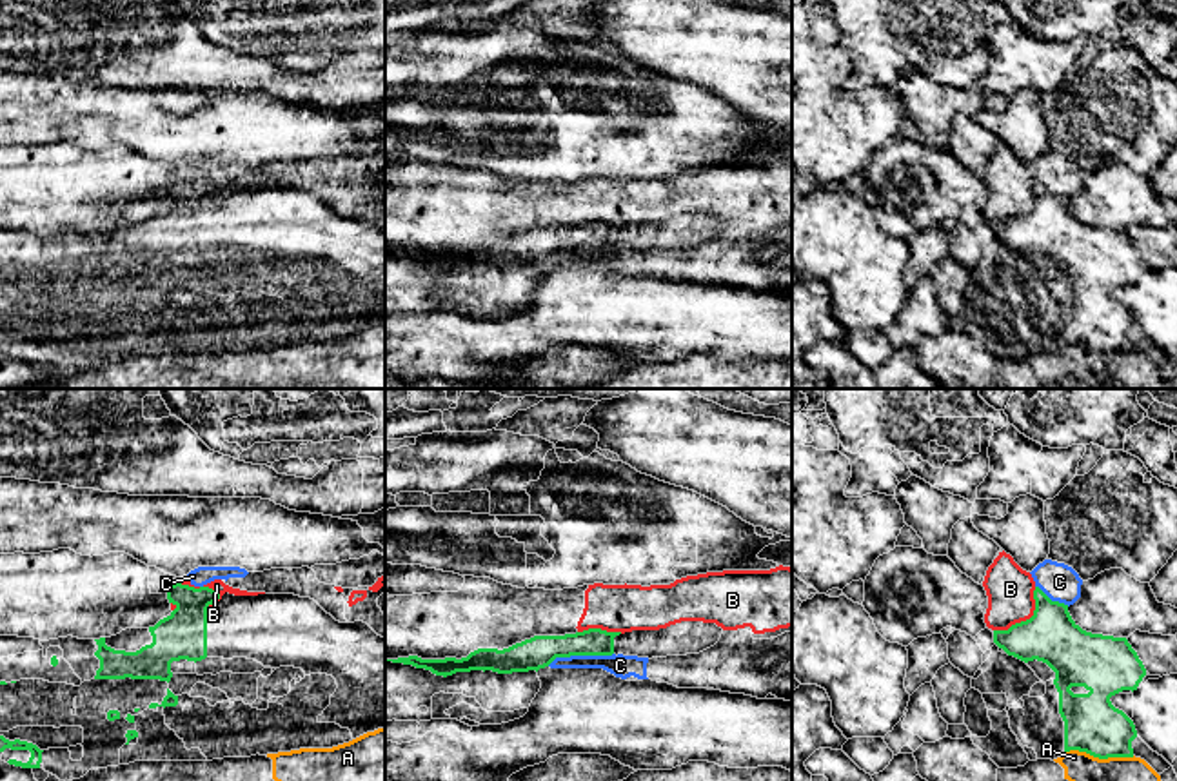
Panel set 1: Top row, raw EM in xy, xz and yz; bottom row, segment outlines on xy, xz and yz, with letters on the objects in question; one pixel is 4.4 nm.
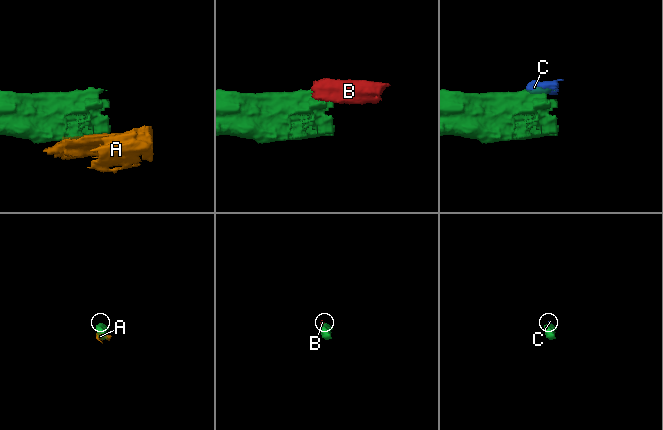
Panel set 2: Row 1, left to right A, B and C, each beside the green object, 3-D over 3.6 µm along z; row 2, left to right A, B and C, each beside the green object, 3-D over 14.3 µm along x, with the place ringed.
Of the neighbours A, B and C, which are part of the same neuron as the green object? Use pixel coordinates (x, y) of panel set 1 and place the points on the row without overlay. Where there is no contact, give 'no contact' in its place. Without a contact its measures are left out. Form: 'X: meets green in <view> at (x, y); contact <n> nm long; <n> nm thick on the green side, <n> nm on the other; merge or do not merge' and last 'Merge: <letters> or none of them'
A: meets green in yz at (1099, 351); contact 320 nm long; 240 nm thick on the green side, 320 nm on the other; do not merge
B: meets green in yz at (1027, 213); contact 280 nm long; 240 nm thick on the green side, 200 nm on the other; do not merge
C: meets green in xz at (580, 247); contact 300 nm long; 140 nm thick on the green side, 100 nm on the other; do not merge
Merge: none of them

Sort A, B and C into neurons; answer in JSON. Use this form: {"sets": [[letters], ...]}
{"sets": [["A"], ["B", "C"]]}

